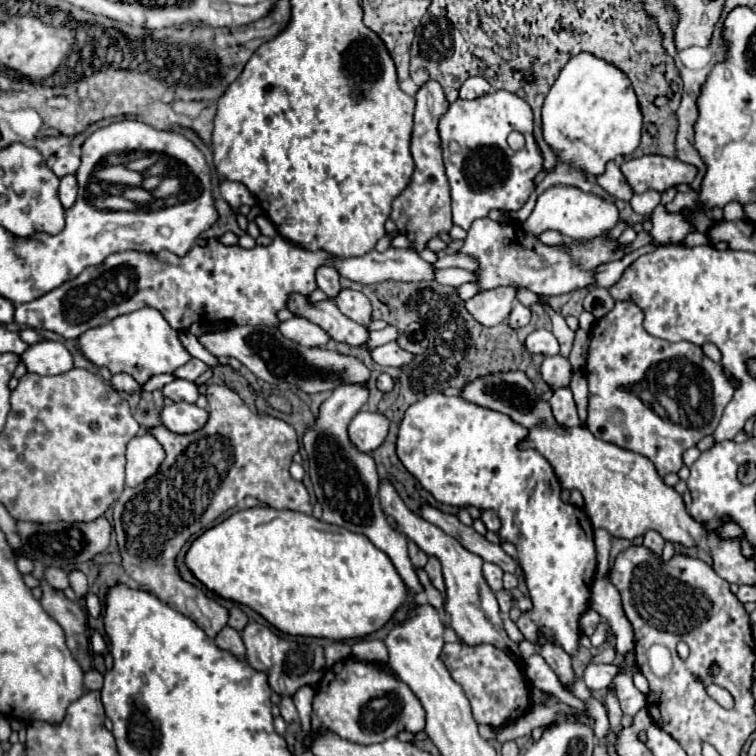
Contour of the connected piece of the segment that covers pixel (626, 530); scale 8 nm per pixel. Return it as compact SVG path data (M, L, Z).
M523 371L481 375L479 379L463 385L459 397L479 407L509 415L515 423L523 425L527 435L517 443L517 447L537 449L555 469L563 489L579 489L583 493L585 513L593 527L603 527L613 537L623 539L635 539L645 531L655 529L665 541L683 543L687 547L697 545L699 539L707 535L703 525L687 515L681 495L663 483L655 465L647 457L595 439L587 427L557 425L549 401L543 401L541 395L535 393L535 385Z

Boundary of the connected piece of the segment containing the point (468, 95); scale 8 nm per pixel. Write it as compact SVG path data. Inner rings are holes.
M469 77L459 89L459 97L461 99L475 99L475 97L485 95L487 91L489 91L489 83L483 77Z

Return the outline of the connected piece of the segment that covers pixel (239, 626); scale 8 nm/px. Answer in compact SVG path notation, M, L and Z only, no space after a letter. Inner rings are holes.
M231 607L229 609L229 621L227 621L227 625L231 625L237 631L243 631L243 627L247 625L247 621L249 621L247 615L239 607Z

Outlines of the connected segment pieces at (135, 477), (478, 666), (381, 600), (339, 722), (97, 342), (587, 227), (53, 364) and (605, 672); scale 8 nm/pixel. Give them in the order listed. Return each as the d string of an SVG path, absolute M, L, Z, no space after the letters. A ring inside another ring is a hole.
M137 435L127 445L127 465L125 465L125 485L135 487L151 477L161 461L165 451L153 435Z
M463 641L445 643L441 651L441 659L449 669L455 683L459 683L471 703L473 717L479 725L489 725L493 729L501 729L513 723L531 707L531 687L525 679L523 667L517 659L509 657L505 651L499 651L491 645L475 645L467 647Z
M273 507L237 511L195 539L185 563L207 589L251 607L287 635L325 637L331 641L359 639L379 631L407 601L407 585L399 579L391 559L365 535L343 531L343 527L297 511L277 511Z
M353 657L339 661L325 671L313 697L311 727L329 729L339 737L371 745L395 737L399 731L423 731L423 707L415 693L387 673L381 673L375 663L363 663Z
M153 307L119 315L111 319L111 323L85 331L77 339L77 347L93 365L107 367L111 373L127 373L139 385L143 385L151 375L173 373L191 359L191 355L183 349L177 331Z
M553 185L537 197L535 209L529 215L529 219L523 223L523 227L533 235L539 235L547 229L555 229L567 239L583 241L583 239L593 239L597 235L611 231L617 225L617 221L619 221L619 211L615 203L605 201L591 193L583 193L577 187L555 187Z
M43 339L35 345L29 345L21 353L21 363L27 367L29 373L59 375L67 373L73 367L73 355L63 343Z
M589 661L583 671L583 681L591 691L599 691L599 689L607 689L617 673L619 673L619 667L615 665L603 665L603 663Z

